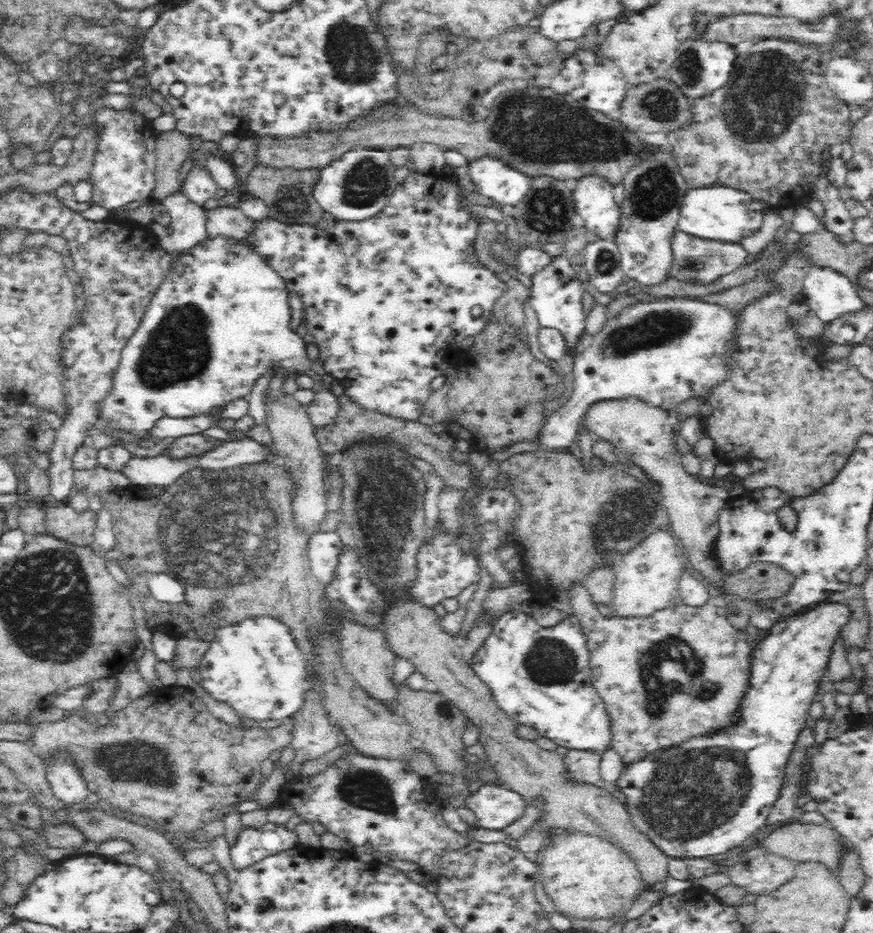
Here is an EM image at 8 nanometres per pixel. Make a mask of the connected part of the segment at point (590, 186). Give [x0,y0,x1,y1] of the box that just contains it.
[573,176,621,238]

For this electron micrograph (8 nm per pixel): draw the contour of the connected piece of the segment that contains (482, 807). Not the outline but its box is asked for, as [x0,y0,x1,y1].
[465,785,527,830]

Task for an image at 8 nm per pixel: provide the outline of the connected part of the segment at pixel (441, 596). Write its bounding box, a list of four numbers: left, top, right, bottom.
[411,526,482,606]

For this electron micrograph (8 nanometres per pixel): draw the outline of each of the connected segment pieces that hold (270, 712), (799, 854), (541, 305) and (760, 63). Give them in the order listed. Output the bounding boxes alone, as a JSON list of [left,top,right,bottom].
[[197,616,308,724],[762,821,842,868],[527,255,586,353],[667,39,854,208]]

